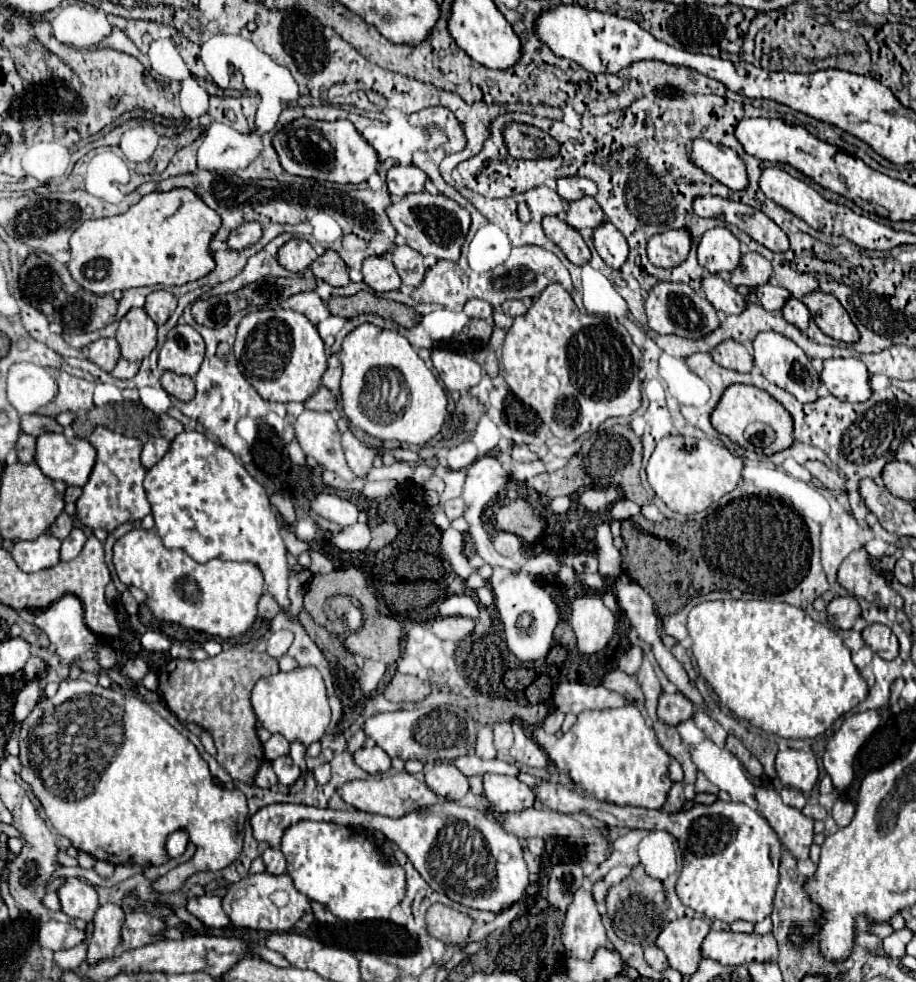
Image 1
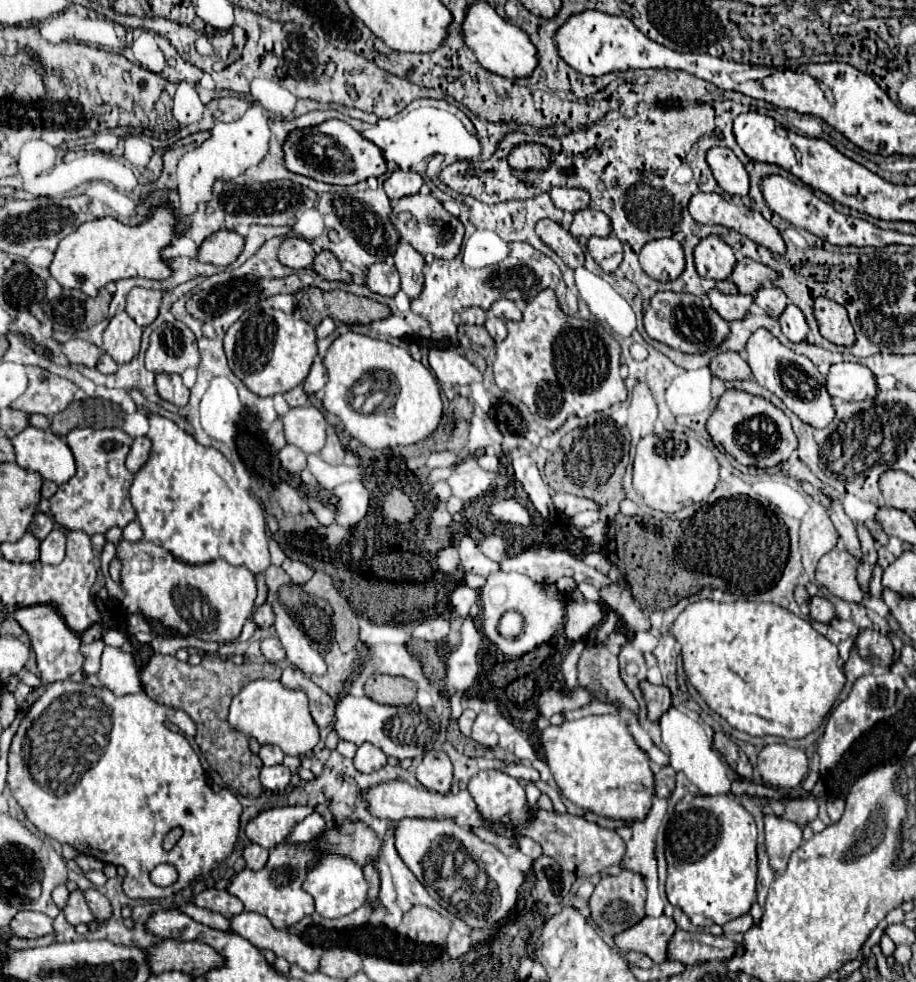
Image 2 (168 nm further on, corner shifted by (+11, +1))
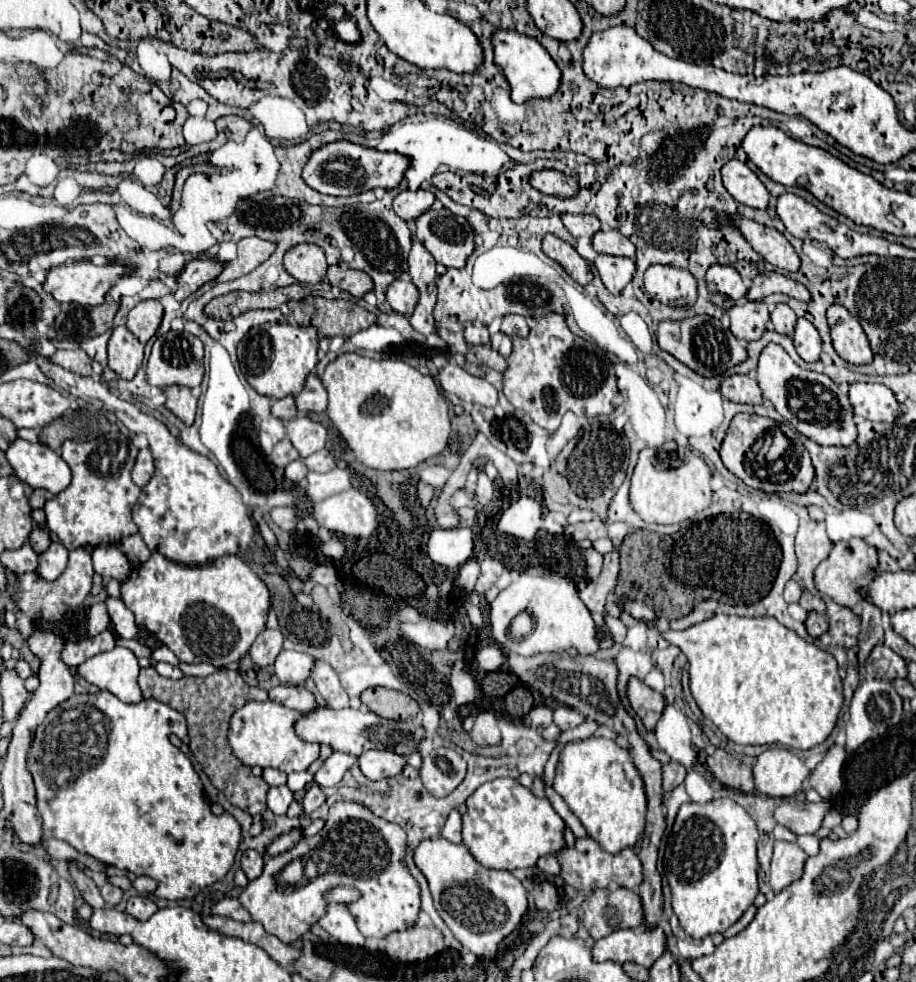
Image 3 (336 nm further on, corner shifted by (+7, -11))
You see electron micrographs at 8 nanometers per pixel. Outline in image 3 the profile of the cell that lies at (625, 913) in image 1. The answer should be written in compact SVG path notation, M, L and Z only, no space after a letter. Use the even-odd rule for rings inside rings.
M627 888L595 890L581 904L581 924L595 940L621 928L637 928L643 924L641 898Z

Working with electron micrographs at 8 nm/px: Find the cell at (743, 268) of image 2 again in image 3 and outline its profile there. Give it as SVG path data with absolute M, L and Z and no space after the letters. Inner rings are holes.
M763 272L761 276L757 276L753 280L751 290L747 292L747 300L763 300L765 296L769 296L773 292L787 294L787 296L797 298L801 302L811 302L811 294L803 284L799 284L779 272Z

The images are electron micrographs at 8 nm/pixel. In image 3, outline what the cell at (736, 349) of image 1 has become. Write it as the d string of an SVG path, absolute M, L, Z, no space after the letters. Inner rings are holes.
M735 374L727 376L721 382L721 396L731 402L741 402L741 404L763 404L761 388L759 384L745 374Z

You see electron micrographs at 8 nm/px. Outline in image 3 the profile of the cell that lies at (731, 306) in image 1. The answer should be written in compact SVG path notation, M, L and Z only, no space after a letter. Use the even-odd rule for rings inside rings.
M743 300L737 302L733 308L729 308L727 314L731 318L731 332L745 342L759 340L769 322L769 310L765 302Z

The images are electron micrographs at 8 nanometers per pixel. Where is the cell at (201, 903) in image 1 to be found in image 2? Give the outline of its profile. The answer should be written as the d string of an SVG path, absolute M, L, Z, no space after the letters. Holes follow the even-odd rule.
M213 888L211 890L203 890L201 894L197 894L193 898L193 904L199 906L199 908L207 908L211 912L219 912L227 920L243 912L241 900L237 900L235 896L227 894L225 890L213 890Z

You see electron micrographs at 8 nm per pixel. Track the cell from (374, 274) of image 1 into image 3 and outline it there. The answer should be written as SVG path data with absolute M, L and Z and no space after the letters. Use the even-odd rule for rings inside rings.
M401 276L397 278L389 288L387 288L387 304L405 316L411 316L415 306L419 302L419 290L417 286L411 282L409 276Z

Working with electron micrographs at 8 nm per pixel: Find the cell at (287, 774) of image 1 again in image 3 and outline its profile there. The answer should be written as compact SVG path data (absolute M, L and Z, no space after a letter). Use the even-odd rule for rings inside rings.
M273 786L267 792L267 808L273 814L285 814L293 802L293 792L287 786Z

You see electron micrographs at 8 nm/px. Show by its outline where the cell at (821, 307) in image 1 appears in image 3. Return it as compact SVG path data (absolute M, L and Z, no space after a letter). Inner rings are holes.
M839 304L827 310L827 320L831 328L831 338L837 354L851 364L869 364L873 352L863 332L861 324L851 316L851 312Z

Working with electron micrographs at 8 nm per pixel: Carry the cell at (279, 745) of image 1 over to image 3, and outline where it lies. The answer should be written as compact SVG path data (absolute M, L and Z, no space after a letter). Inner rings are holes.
M265 768L263 770L263 780L269 786L281 786L281 784L287 782L287 774L281 772L281 770L275 770L275 768Z

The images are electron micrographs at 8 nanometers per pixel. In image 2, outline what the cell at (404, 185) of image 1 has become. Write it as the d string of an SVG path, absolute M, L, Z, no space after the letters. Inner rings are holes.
M395 170L385 182L383 182L383 188L387 192L387 196L391 200L399 200L403 196L409 196L409 194L417 194L419 188L423 186L423 178L409 170L409 172L403 172L403 170Z

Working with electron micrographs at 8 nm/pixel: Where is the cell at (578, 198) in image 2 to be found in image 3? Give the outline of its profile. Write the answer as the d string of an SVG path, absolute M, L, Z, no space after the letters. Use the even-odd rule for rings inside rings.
M565 214L561 216L563 218L563 224L565 228L571 232L573 238L581 238L581 236L593 236L601 230L601 224L597 220L597 216L589 216L589 214Z

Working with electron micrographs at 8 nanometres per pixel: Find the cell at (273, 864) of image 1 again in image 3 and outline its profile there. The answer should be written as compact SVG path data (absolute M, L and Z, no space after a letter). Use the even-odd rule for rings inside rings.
M247 850L241 856L241 870L247 874L249 880L255 880L263 872L263 856L255 850Z

